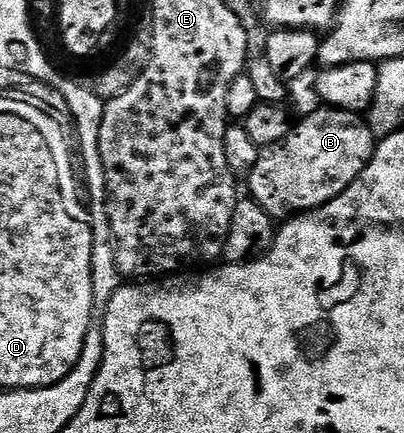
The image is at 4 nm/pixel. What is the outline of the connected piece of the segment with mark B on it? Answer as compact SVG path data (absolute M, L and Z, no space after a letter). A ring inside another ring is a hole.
M322 109L307 115L296 122L291 131L281 141L271 147L264 147L259 152L257 165L253 165L251 174L246 176L245 183L251 186L250 198L265 209L276 220L283 221L309 211L315 211L324 203L333 201L347 188L375 155L377 137L371 132L370 122L362 114L353 111Z

